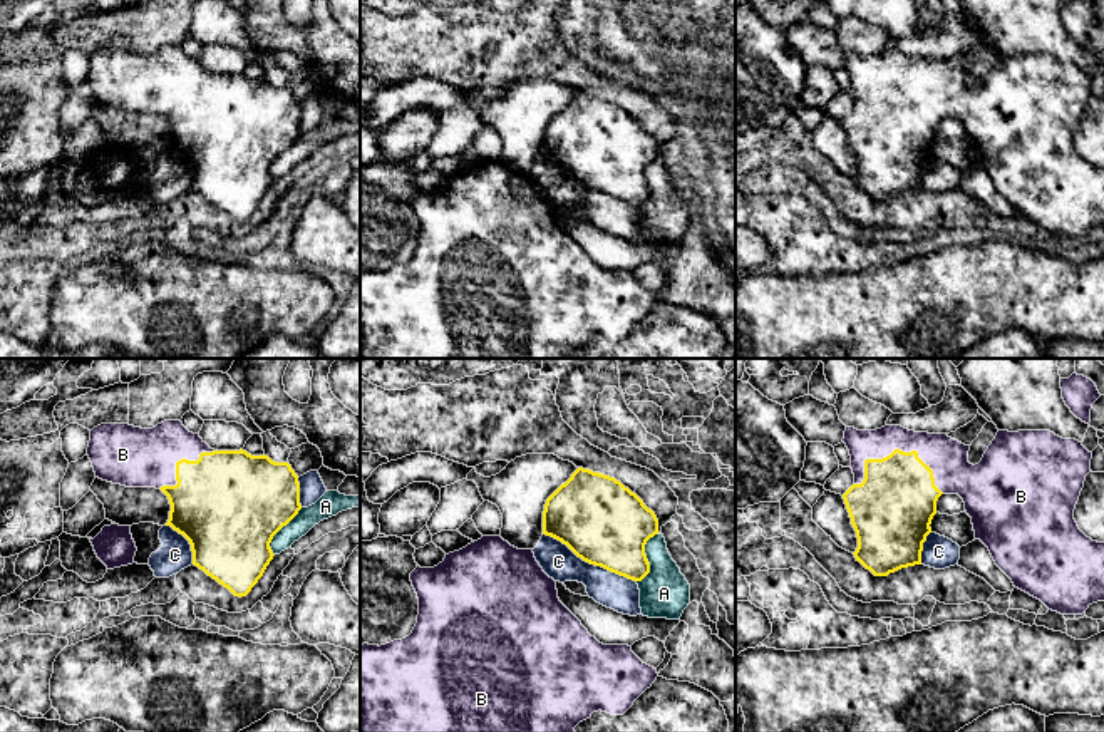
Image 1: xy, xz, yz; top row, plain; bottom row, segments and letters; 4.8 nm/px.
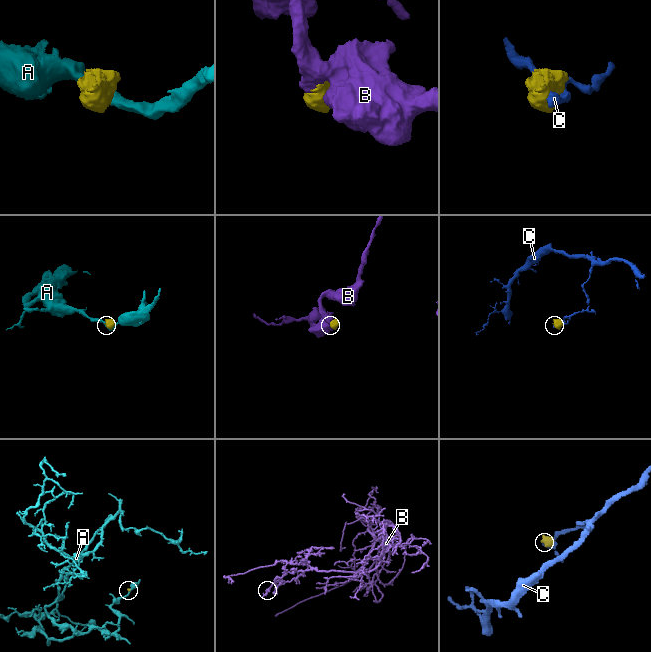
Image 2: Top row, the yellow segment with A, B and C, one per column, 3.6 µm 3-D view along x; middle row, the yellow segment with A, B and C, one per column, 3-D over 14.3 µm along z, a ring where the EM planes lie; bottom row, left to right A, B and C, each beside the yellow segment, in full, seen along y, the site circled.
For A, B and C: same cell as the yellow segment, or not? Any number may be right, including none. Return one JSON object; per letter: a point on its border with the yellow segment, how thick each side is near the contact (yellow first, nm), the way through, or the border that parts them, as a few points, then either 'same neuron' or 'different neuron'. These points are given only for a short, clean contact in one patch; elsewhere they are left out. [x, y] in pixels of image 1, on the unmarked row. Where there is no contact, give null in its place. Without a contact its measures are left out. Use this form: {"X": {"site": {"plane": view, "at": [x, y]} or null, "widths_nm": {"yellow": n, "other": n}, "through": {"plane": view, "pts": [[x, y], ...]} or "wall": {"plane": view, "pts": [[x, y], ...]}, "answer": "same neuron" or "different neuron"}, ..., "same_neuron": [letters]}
{"A": {"site": {"plane": "xz", "at": [645, 181]}, "widths_nm": {"yellow": 400, "other": 240}, "wall": {"plane": "xz", "pts": [[659, 158], [645, 170], [649, 196], [637, 206]]}, "answer": "different neuron"}, "B": {"site": {"plane": "yz", "at": [898, 74]}, "widths_nm": {"yellow": 380, "other": 190}, "answer": "same neuron"}, "C": {"site": {"plane": "xz", "at": [590, 188]}, "widths_nm": {"yellow": 400, "other": 170}, "answer": "different neuron"}, "same_neuron": ["B"]}

